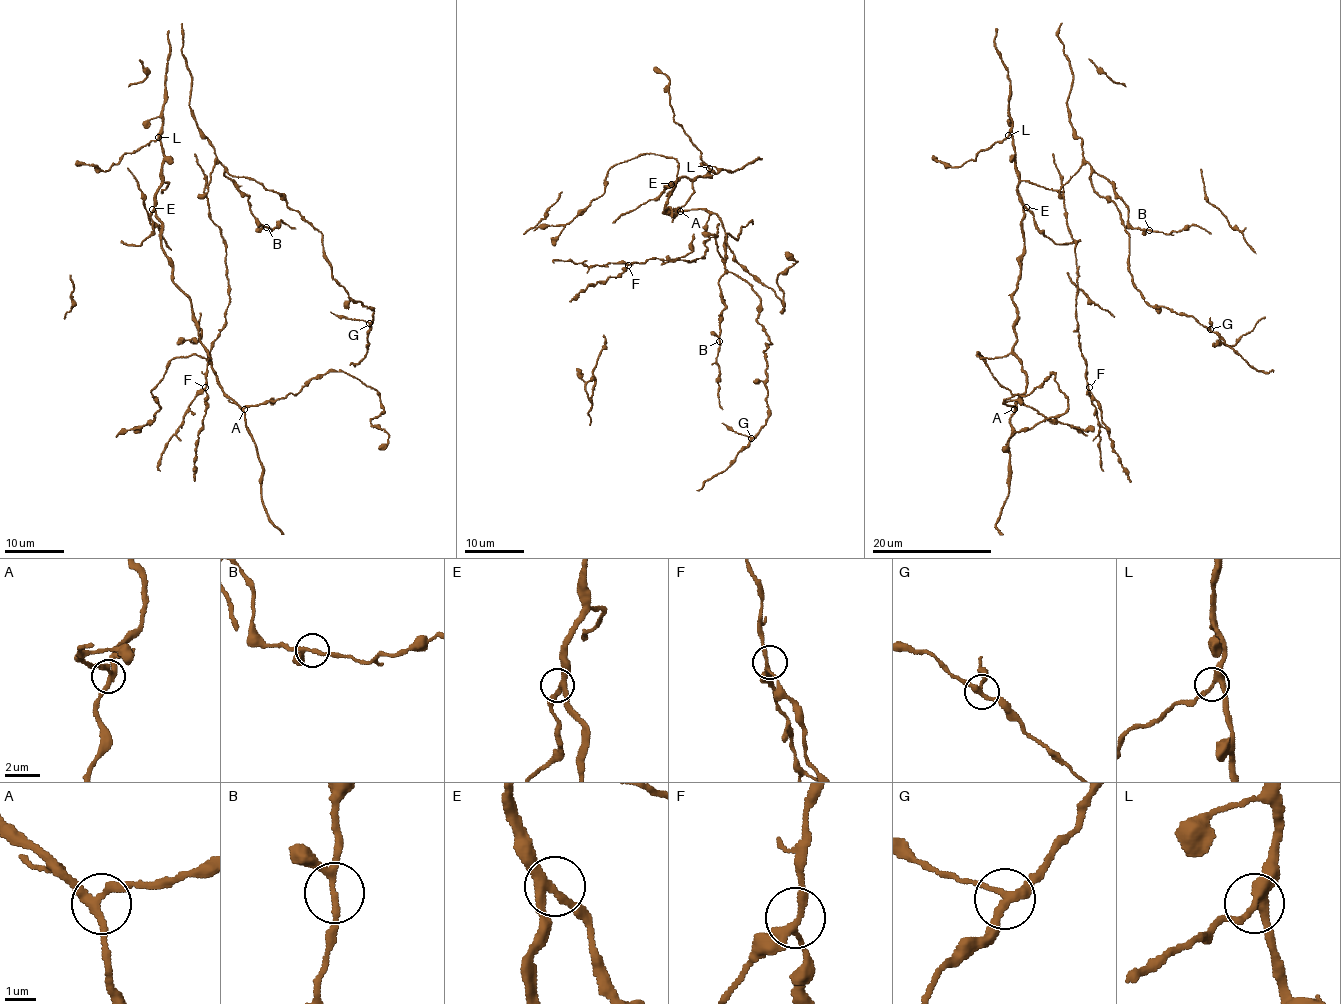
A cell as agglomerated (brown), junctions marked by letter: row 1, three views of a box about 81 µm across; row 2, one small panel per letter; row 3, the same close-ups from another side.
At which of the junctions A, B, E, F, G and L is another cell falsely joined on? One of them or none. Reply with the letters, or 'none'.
none

